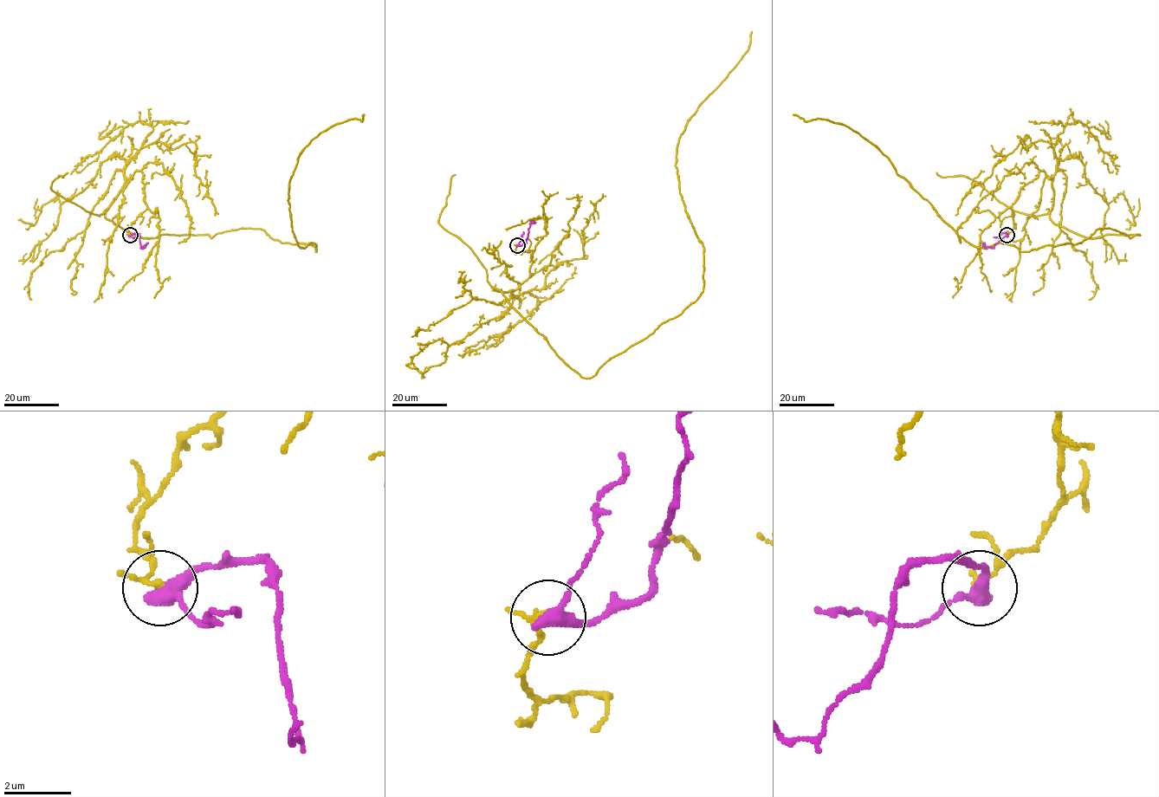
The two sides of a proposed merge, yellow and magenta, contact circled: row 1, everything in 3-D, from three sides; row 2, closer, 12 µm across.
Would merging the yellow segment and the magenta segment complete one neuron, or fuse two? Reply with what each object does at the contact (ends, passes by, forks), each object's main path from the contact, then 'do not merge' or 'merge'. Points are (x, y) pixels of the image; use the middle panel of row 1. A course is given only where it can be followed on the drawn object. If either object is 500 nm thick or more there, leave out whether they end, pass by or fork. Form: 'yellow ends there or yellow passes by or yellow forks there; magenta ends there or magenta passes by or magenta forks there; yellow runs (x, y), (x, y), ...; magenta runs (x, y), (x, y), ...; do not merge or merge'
yellow passes by; magenta passes by; yellow runs (517, 245), (534, 249), (530, 276), (493, 288), (585, 378), (696, 300), (702, 244), (676, 147), (752, 31); magenta runs (517, 245), (526, 242), (527, 229), (533, 222), (530, 224); do not merge

